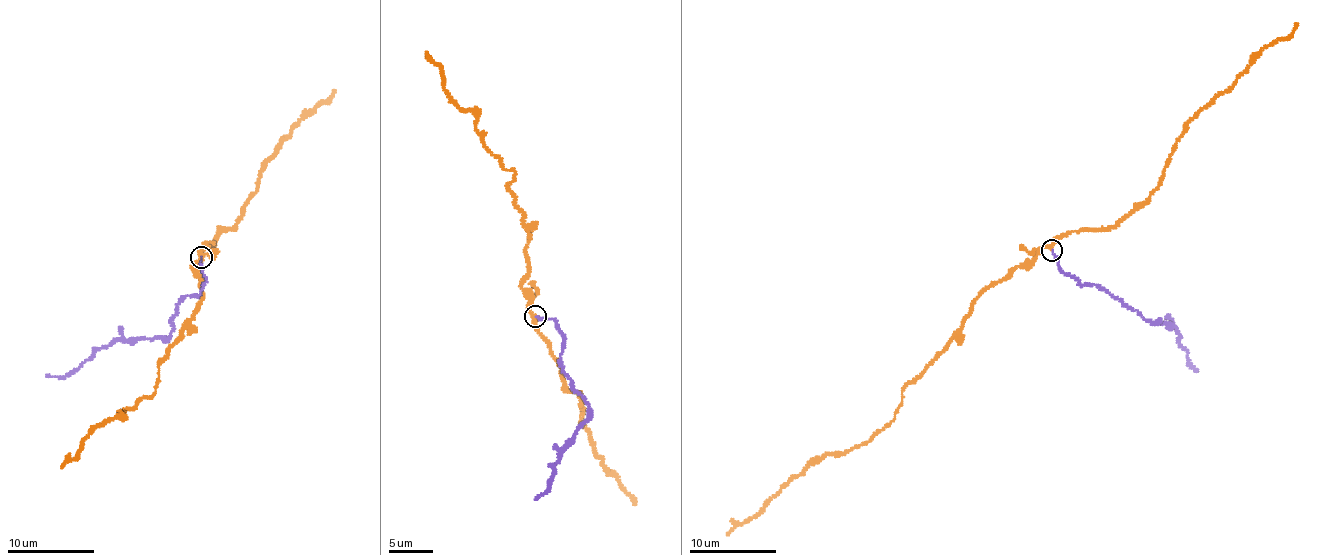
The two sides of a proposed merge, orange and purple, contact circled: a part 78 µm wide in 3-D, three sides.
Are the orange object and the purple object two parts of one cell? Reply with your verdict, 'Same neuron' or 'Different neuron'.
Different neuron

